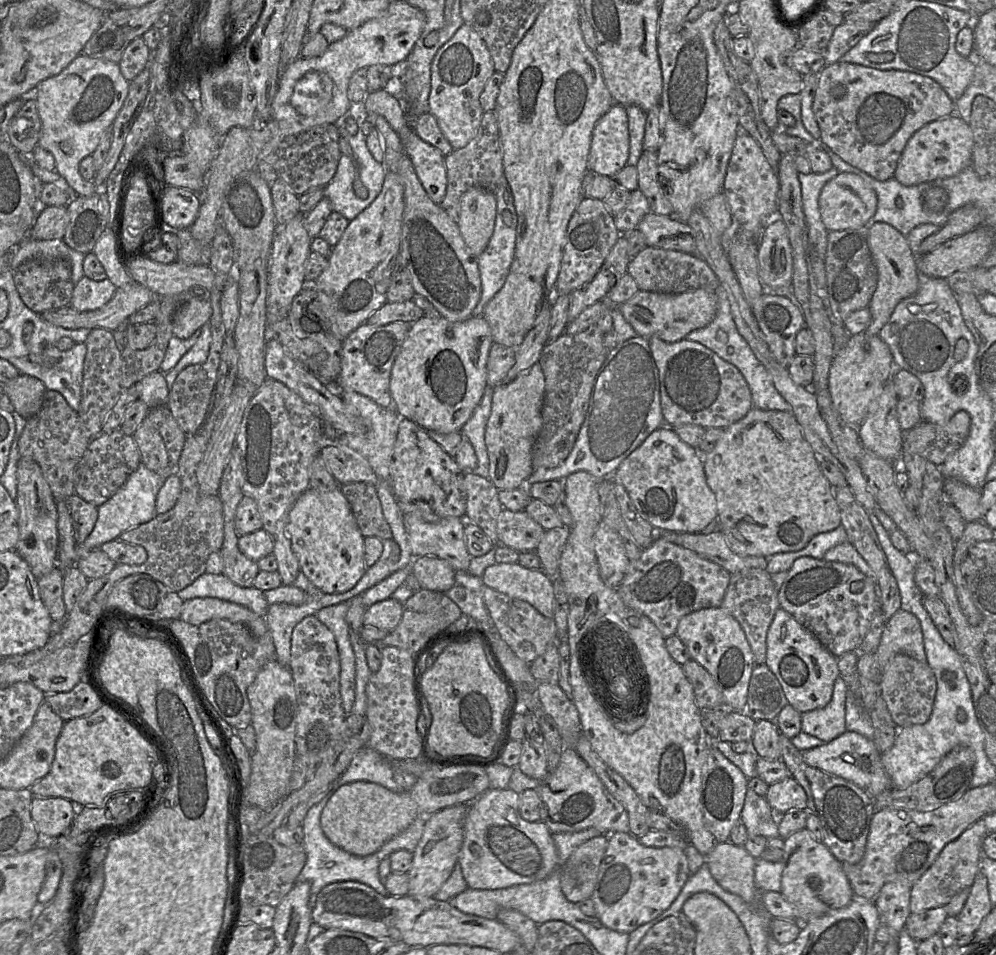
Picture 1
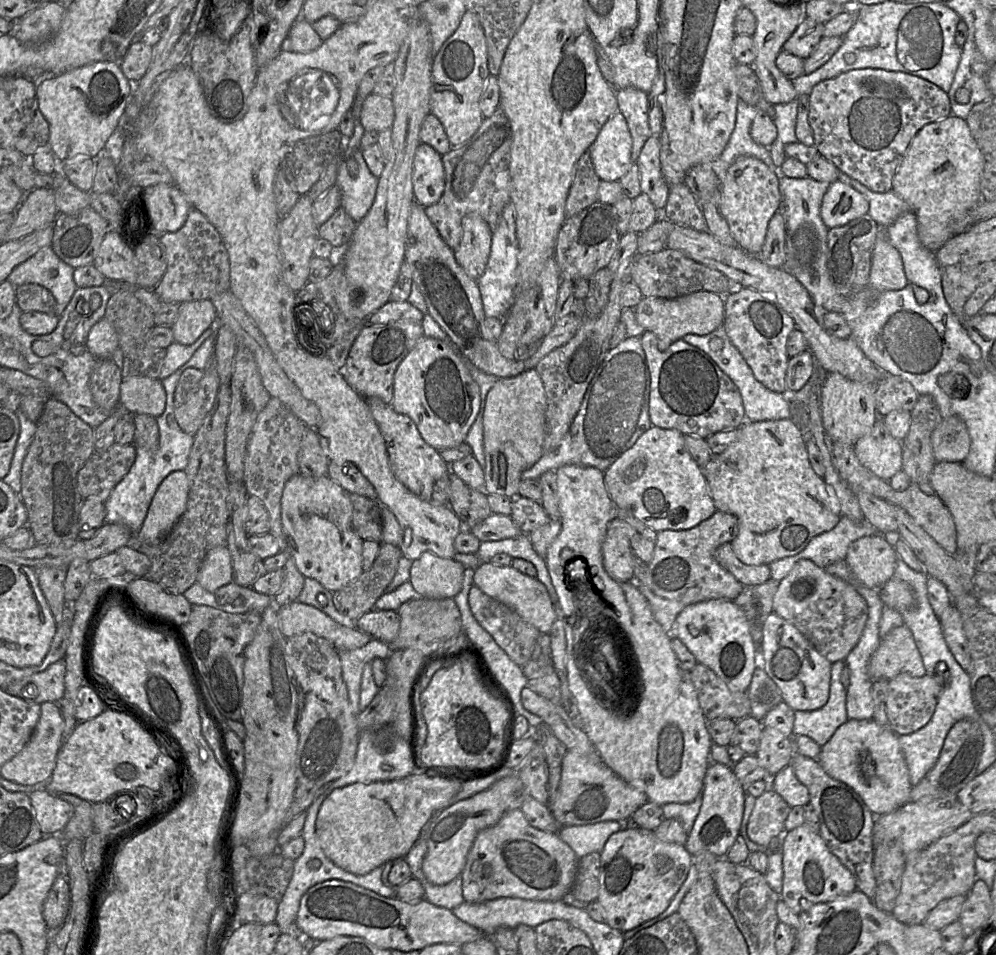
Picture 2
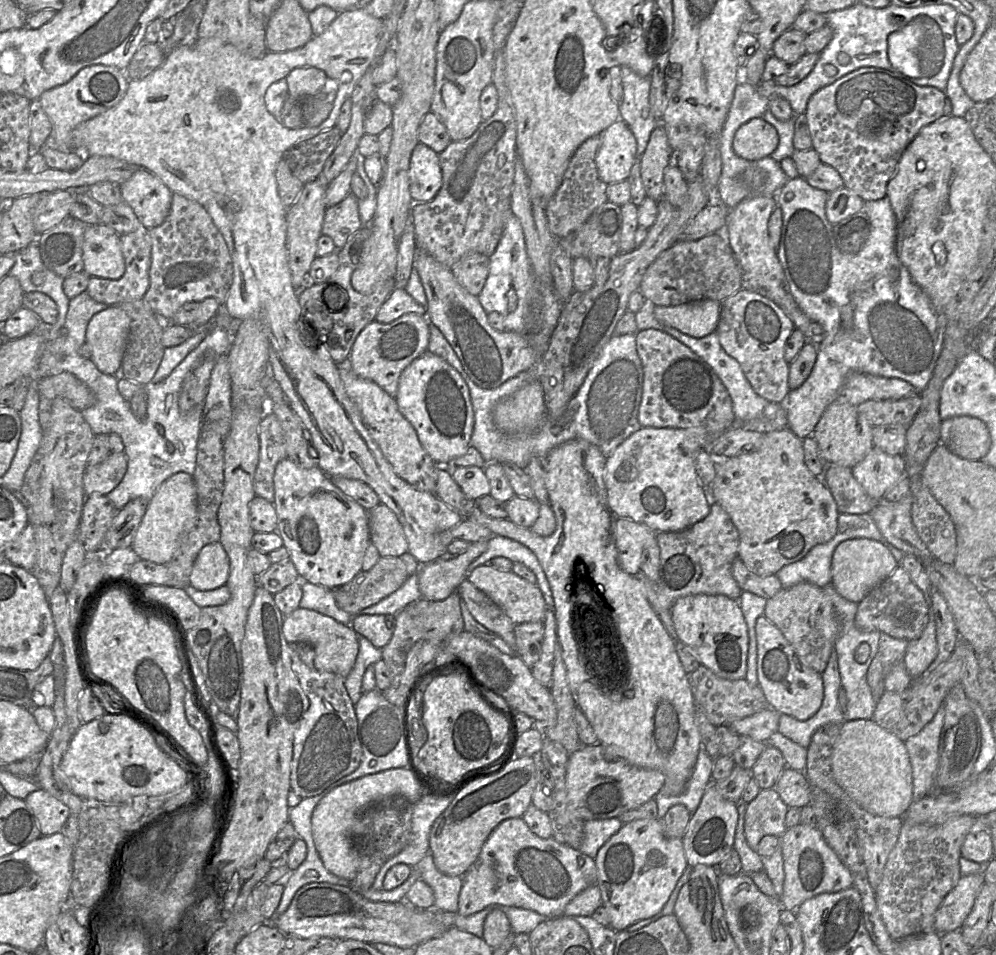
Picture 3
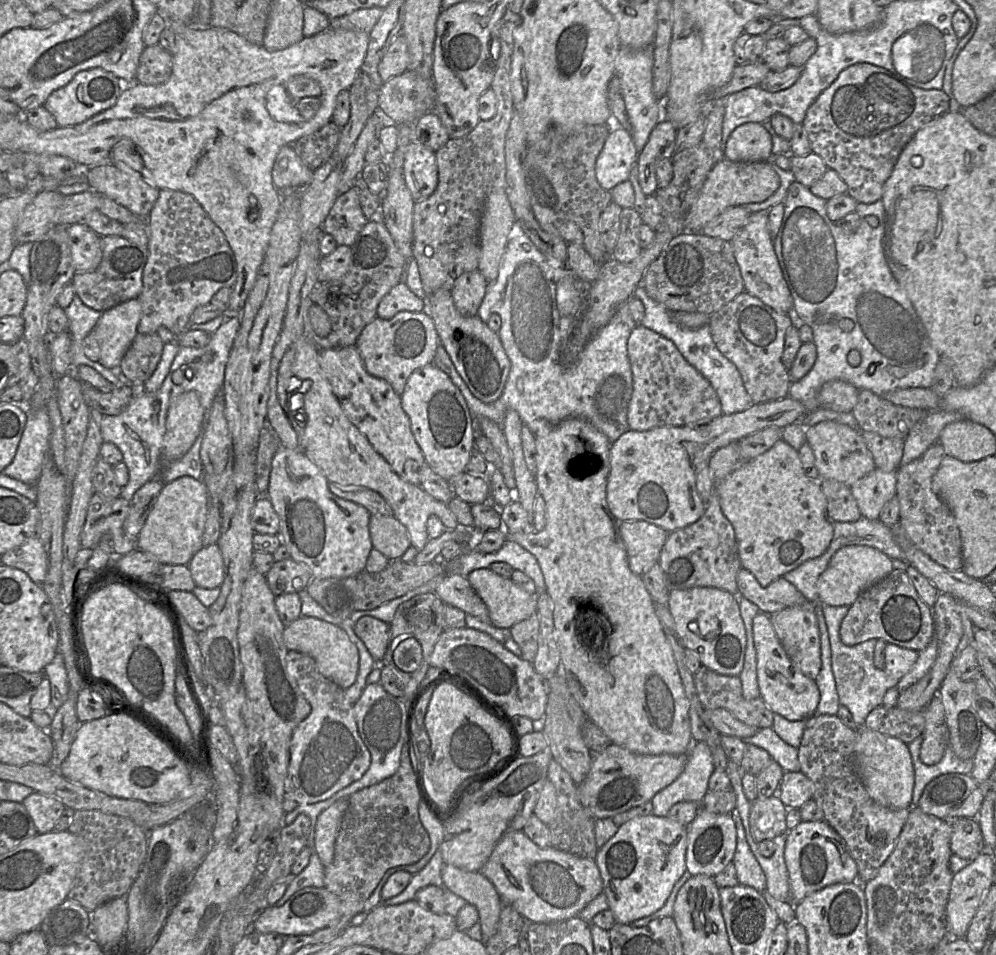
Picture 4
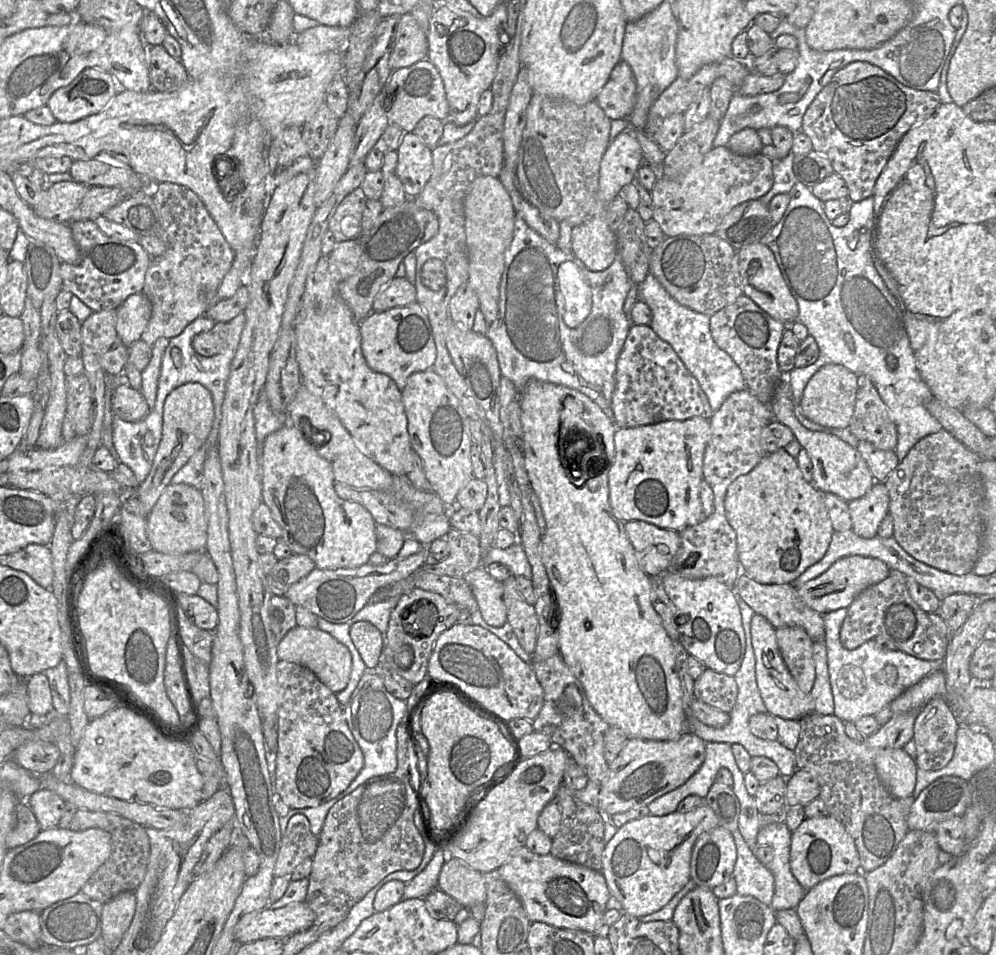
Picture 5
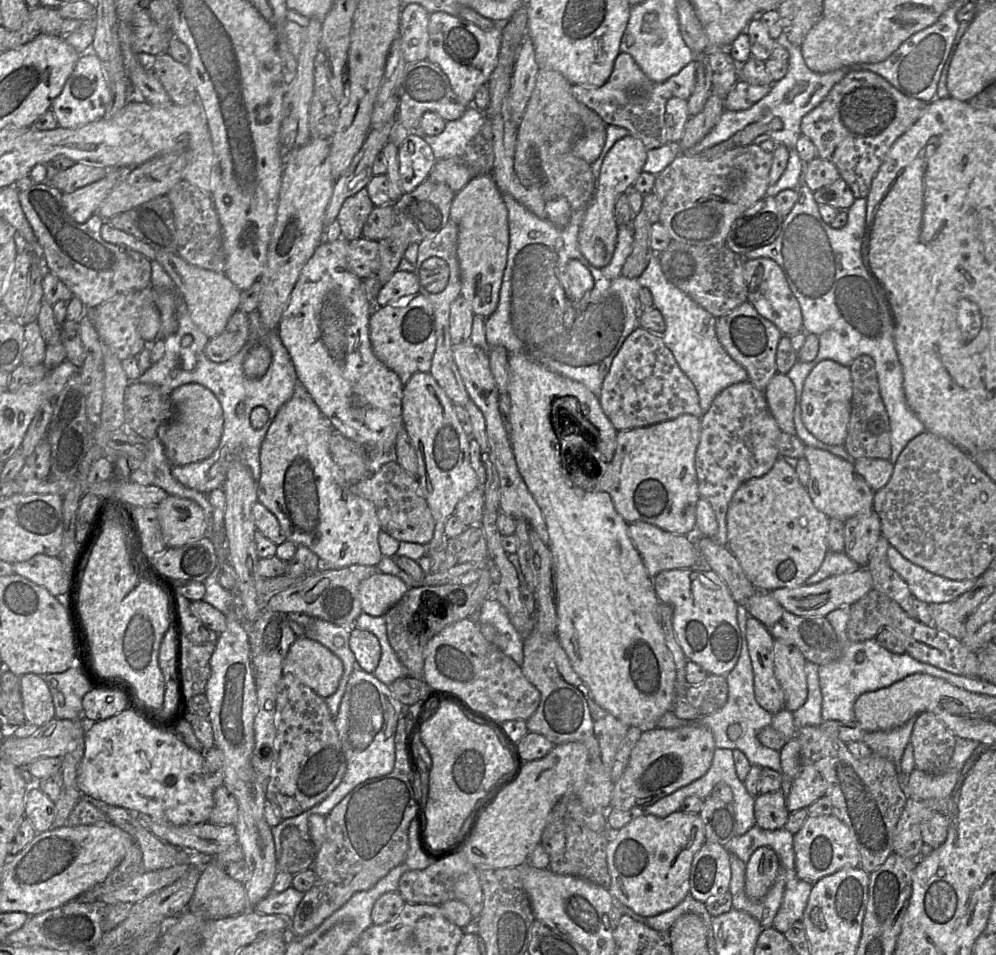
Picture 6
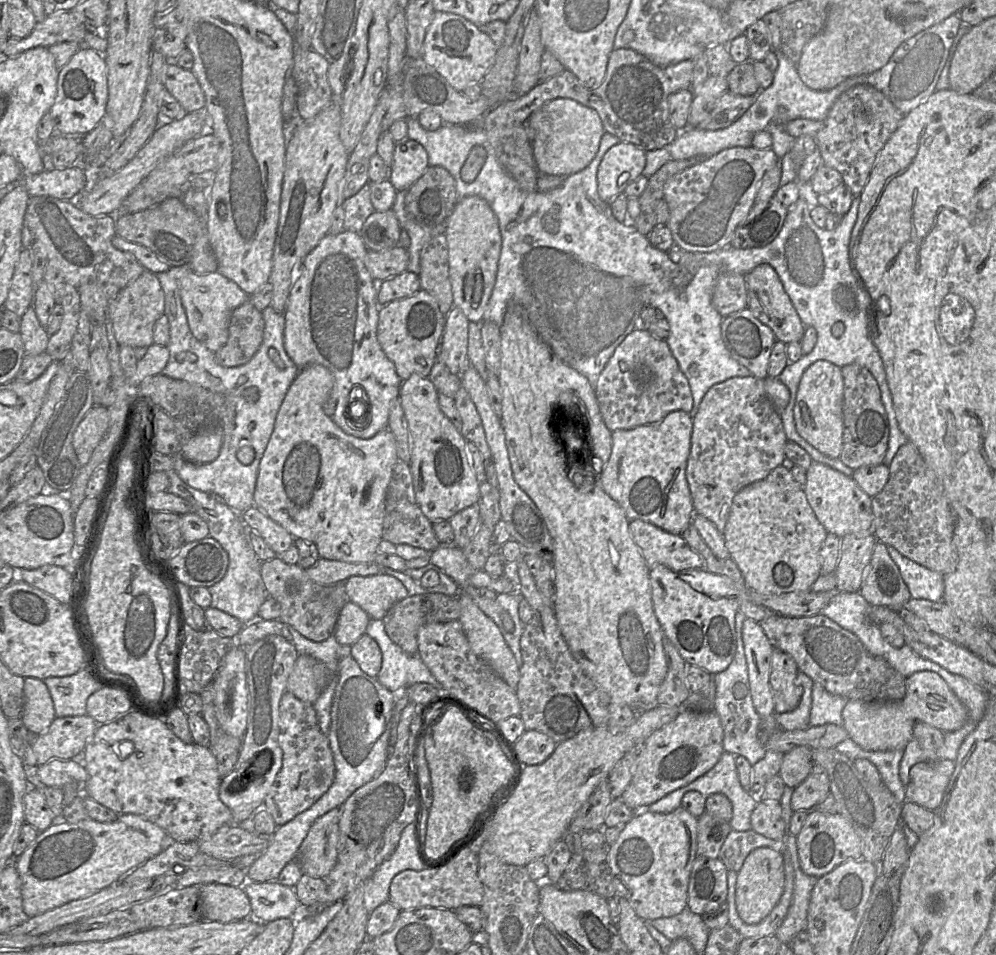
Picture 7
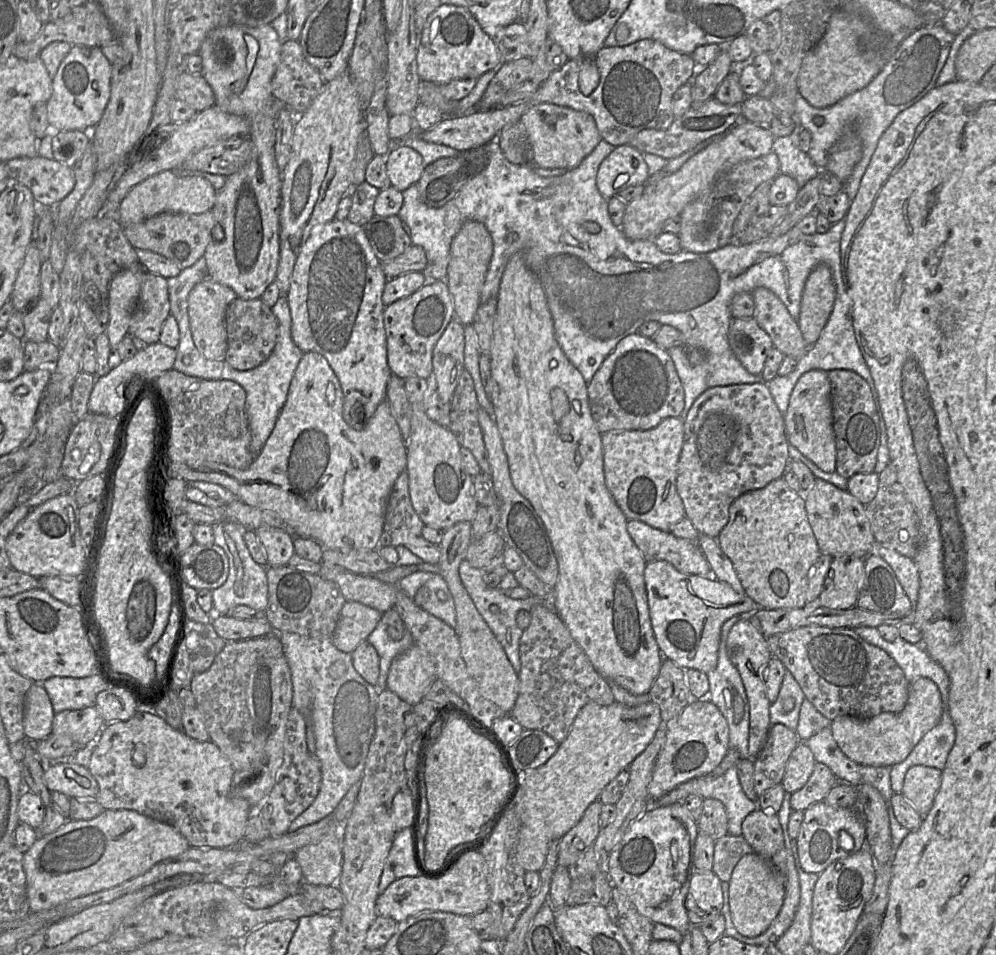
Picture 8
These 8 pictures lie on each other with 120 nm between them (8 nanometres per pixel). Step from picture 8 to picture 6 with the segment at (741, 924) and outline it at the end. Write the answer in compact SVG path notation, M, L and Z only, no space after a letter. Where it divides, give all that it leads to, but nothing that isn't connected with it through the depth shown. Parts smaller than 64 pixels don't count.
M759 847L746 864L745 893L750 900L760 901L773 885L780 869L775 851Z

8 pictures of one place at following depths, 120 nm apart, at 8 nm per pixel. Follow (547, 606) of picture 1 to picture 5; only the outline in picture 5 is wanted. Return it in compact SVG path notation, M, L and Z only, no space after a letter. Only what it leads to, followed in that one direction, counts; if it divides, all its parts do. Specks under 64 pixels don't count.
M483 566L470 571L463 578L471 588L484 621L494 627L503 626L507 622L503 583L495 580Z

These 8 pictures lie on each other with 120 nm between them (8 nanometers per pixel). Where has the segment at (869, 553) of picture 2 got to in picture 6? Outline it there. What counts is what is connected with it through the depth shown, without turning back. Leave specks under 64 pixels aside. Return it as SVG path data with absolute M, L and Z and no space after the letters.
M867 567L851 573L831 576L819 583L803 584L797 588L779 588L771 592L773 598L788 612L805 617L825 617L829 612L852 605L872 589L872 576Z

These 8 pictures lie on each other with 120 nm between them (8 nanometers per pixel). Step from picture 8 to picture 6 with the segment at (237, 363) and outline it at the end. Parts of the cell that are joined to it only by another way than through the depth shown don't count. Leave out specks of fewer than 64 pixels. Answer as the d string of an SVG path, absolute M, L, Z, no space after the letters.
M236 310L223 332L209 339L204 353L213 362L225 362L238 353L250 341L250 337L248 313Z

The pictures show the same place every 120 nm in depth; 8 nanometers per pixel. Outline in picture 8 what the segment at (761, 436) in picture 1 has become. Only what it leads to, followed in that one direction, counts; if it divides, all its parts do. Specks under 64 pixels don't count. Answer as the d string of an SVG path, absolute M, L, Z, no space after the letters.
M783 477L767 486L739 496L729 508L729 521L716 538L719 547L731 561L744 593L759 608L766 610L799 609L806 604L809 573L821 555L808 521L804 495L793 491Z

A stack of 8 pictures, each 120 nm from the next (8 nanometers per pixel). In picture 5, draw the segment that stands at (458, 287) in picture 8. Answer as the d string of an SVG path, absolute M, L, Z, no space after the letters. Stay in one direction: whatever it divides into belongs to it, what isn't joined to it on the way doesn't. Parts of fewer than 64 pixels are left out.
M477 177L469 187L464 200L465 234L469 256L467 282L475 291L479 307L487 324L498 314L499 286L504 271L505 253L509 247L516 216L512 201L497 177Z

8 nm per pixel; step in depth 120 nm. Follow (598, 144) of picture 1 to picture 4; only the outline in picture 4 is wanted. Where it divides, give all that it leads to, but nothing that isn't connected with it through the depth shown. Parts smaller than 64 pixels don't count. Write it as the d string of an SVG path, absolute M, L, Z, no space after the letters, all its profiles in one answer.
M628 130L610 131L597 157L595 175L599 185L610 191L621 182L627 181L639 152Z

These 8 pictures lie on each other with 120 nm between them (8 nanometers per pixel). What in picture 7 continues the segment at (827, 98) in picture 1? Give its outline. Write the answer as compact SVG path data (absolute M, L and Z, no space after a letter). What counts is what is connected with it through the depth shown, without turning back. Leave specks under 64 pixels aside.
M859 84L843 92L834 102L825 119L821 121L797 118L789 121L785 129L794 138L811 136L820 151L823 165L837 170L842 175L843 184L854 196L859 196L868 180L875 159L891 135L896 131L904 114L879 90L868 84Z

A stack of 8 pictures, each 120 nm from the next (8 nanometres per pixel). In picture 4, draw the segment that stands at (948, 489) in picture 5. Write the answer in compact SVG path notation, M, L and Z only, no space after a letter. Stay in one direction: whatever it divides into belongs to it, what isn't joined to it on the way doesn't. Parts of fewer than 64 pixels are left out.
M936 442L920 457L896 470L896 494L899 501L899 524L909 539L926 555L945 568L962 569L962 542L955 517L949 507L934 493L932 479L946 455Z

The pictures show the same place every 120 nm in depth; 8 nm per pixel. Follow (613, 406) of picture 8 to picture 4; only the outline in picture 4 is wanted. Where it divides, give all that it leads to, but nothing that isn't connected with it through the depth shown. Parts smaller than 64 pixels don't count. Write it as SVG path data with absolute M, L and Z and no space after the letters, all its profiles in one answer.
M637 325L632 329L627 348L633 375L633 393L627 413L631 430L705 424L722 415L719 397L710 382L688 363L671 340Z

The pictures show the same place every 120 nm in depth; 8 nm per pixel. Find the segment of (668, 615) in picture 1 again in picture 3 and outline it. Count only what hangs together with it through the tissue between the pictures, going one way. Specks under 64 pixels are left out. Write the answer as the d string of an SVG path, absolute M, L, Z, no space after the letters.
M711 501L708 515L691 527L673 532L657 532L660 565L657 584L668 606L680 597L705 594L724 595L737 600L741 589L732 576L732 563L737 558L739 536L730 516Z

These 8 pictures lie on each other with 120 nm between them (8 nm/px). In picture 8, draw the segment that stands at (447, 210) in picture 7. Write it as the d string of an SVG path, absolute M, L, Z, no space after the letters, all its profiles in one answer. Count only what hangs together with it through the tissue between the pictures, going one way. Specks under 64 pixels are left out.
M484 146L460 151L454 157L440 158L427 165L416 183L424 204L440 208L486 165Z

